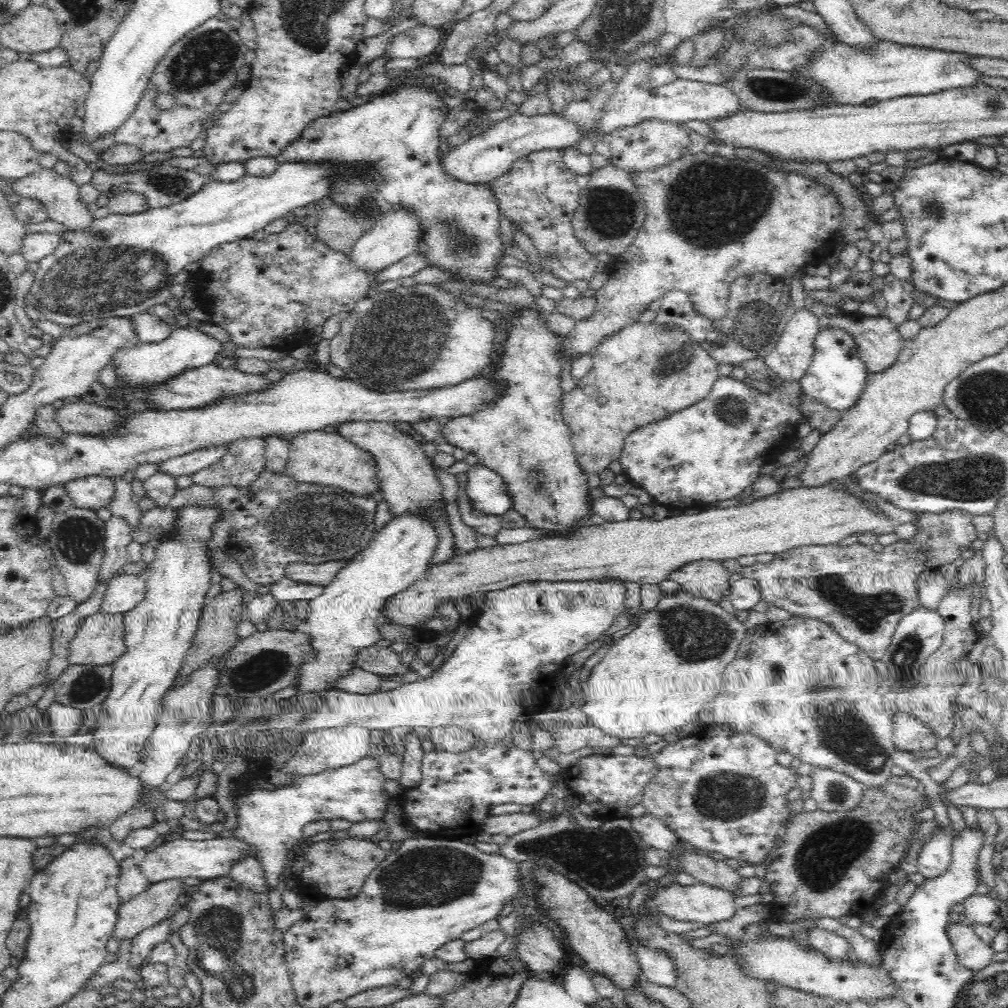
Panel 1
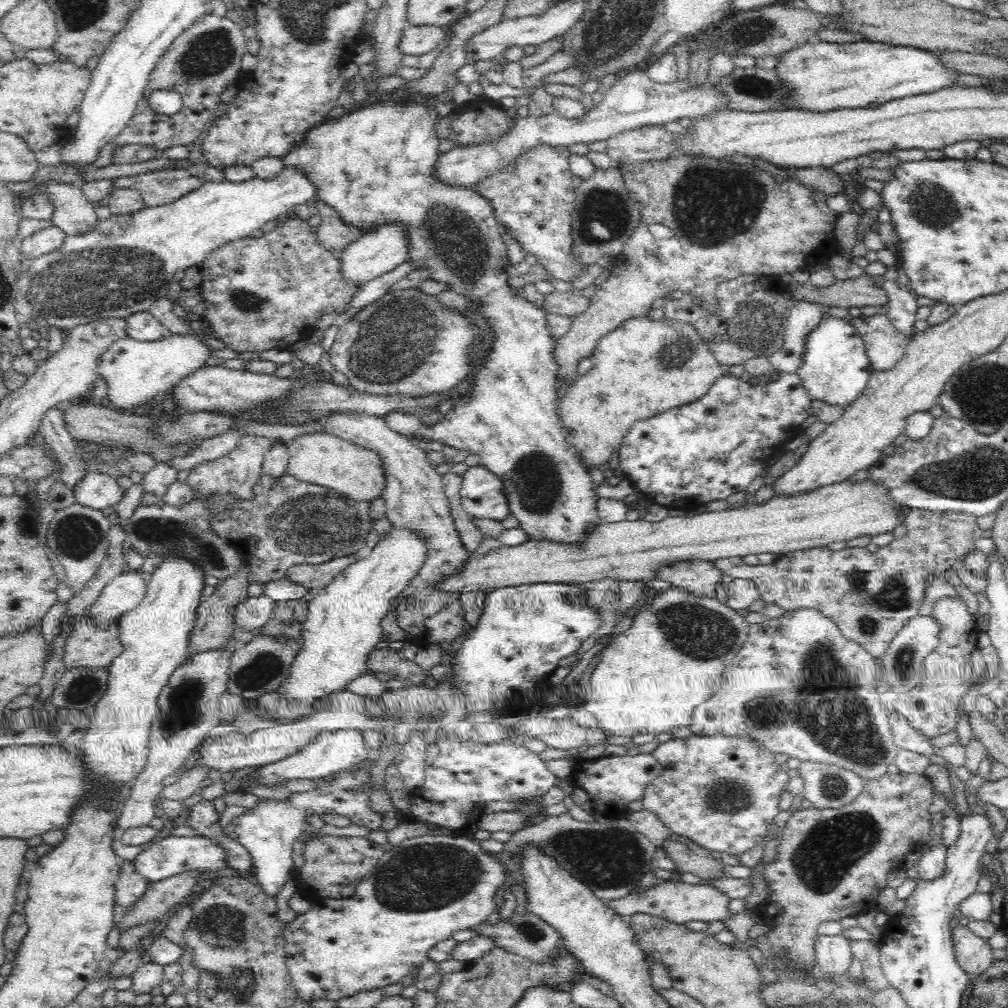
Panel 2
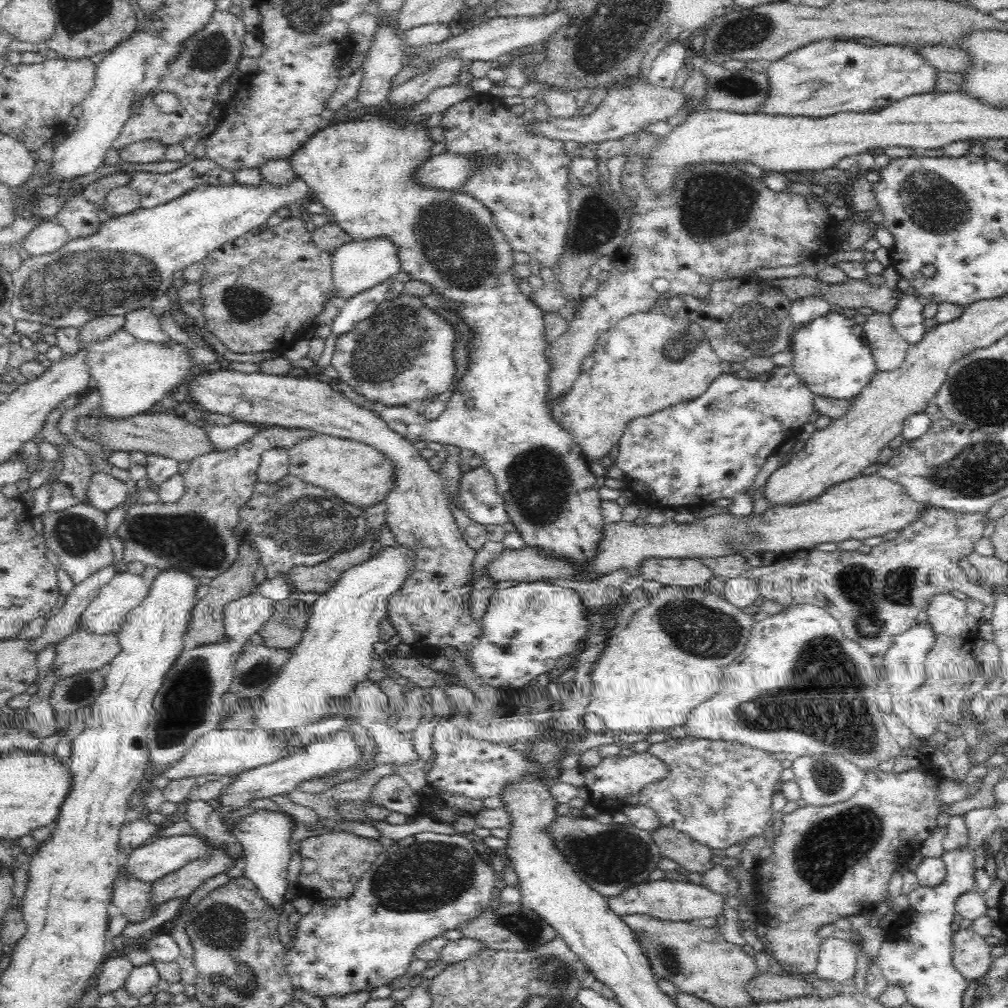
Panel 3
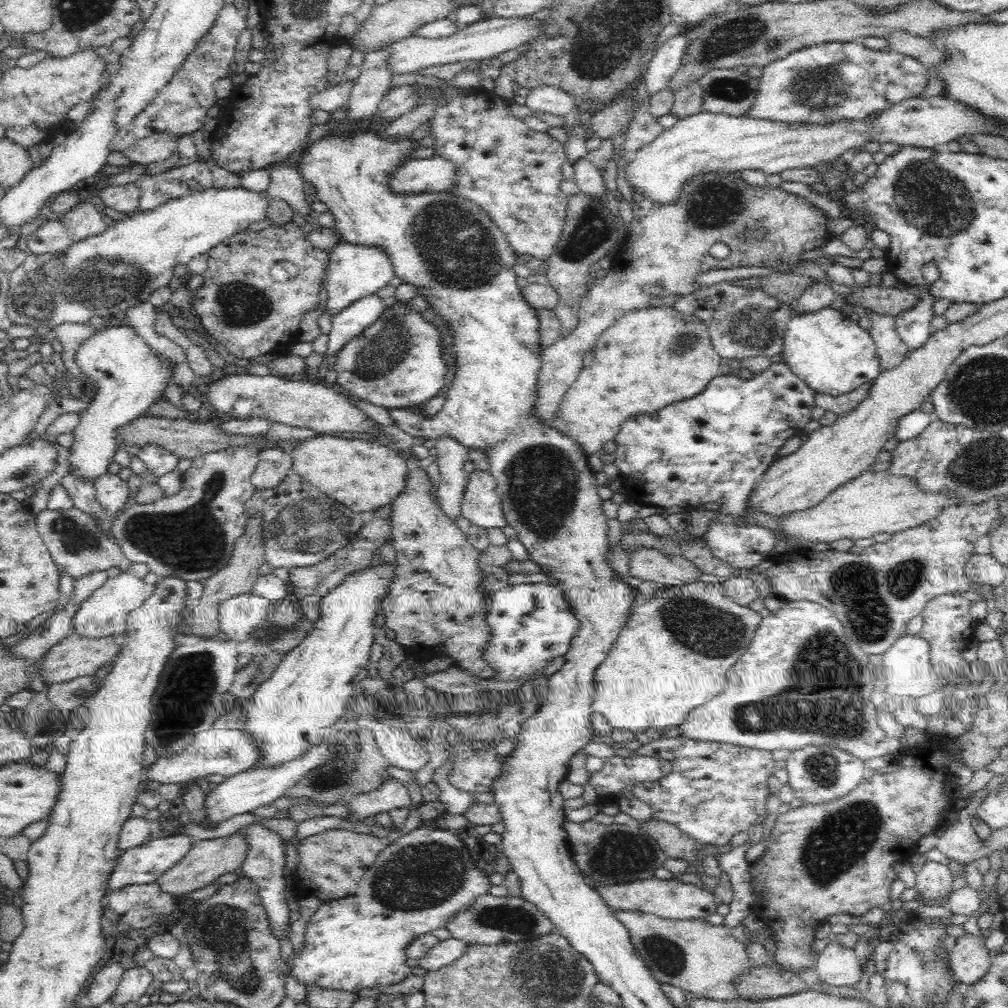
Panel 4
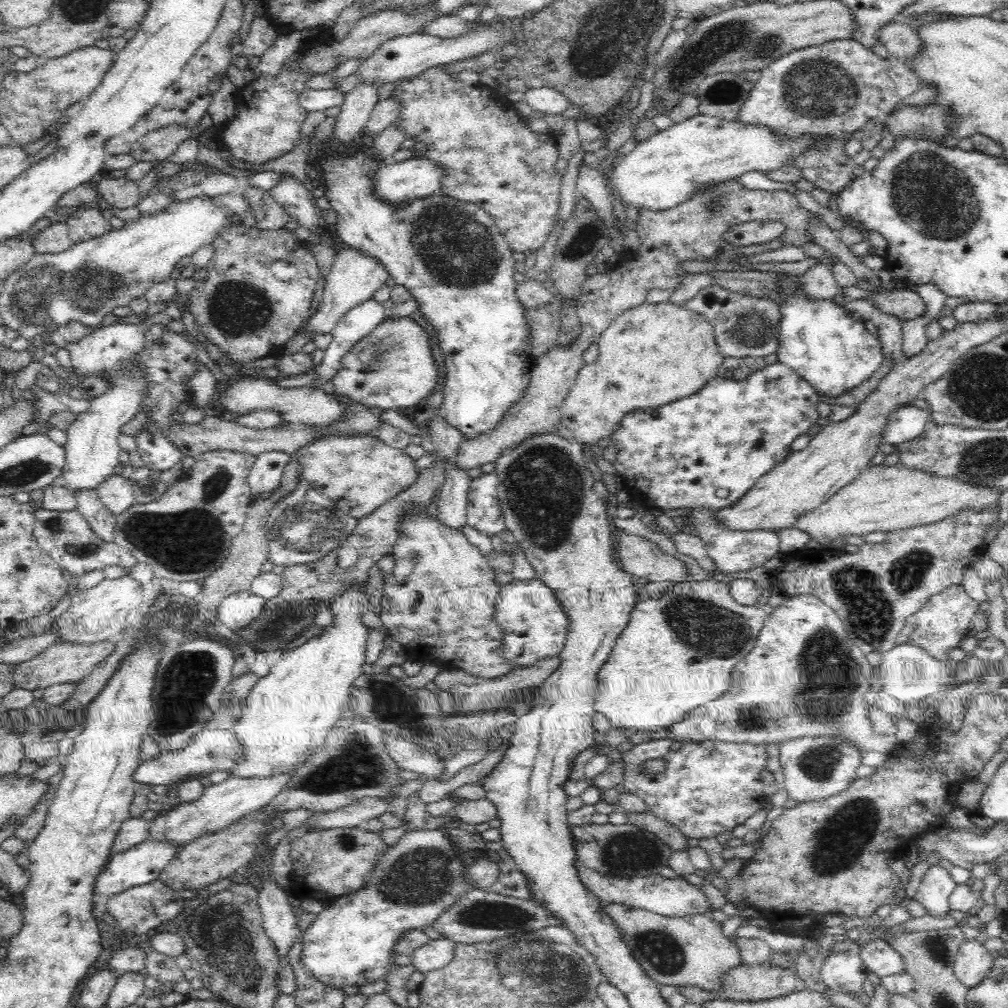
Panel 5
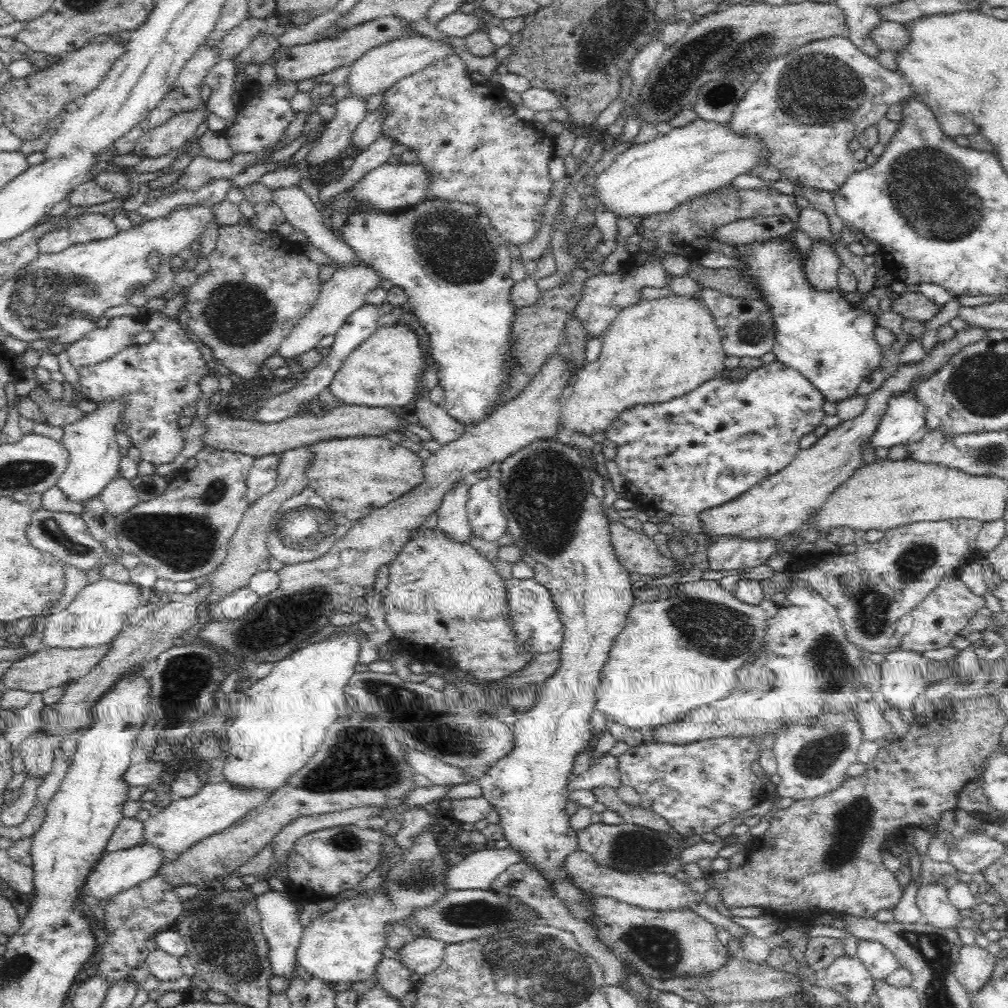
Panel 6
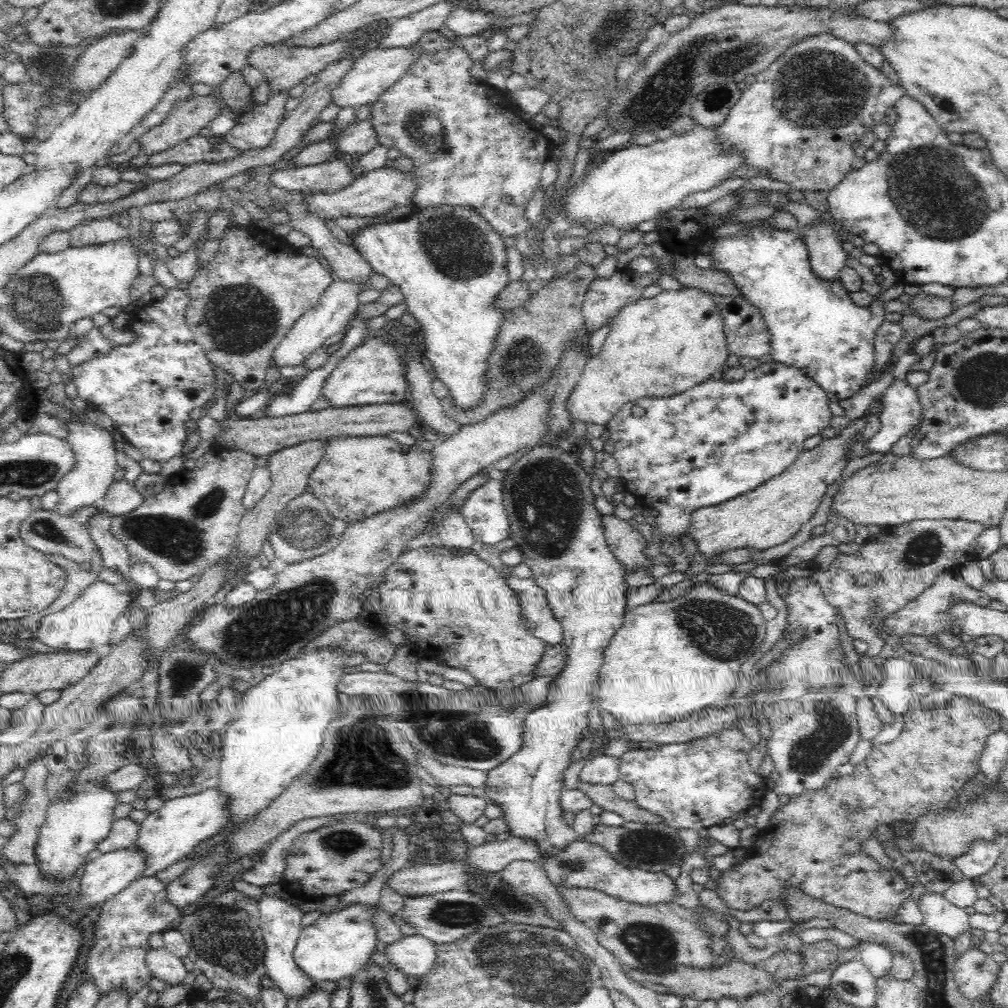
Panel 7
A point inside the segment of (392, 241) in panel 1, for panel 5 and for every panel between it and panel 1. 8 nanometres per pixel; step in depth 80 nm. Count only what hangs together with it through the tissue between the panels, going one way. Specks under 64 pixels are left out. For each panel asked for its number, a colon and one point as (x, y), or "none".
2: (380, 249)
3: (358, 265)
4: (354, 271)
5: (354, 277)

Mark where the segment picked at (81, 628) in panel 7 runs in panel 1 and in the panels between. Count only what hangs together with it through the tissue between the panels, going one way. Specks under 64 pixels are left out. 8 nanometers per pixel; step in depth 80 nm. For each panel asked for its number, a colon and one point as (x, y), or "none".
1: (125, 591)
2: (124, 592)
3: (126, 590)
4: (105, 613)
5: (96, 614)
6: (96, 615)

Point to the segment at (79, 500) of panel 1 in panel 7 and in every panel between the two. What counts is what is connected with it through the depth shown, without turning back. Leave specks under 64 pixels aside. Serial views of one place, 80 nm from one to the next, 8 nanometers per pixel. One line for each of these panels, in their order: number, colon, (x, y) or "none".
2: (96, 490)
3: (105, 492)
4: (111, 491)
5: (116, 492)
6: (119, 495)
7: (122, 497)

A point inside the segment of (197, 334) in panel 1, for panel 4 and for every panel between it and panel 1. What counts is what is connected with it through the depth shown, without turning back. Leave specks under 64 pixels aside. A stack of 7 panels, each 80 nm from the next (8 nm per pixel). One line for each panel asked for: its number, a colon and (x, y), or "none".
2: (135, 371)
3: (132, 375)
4: (130, 378)

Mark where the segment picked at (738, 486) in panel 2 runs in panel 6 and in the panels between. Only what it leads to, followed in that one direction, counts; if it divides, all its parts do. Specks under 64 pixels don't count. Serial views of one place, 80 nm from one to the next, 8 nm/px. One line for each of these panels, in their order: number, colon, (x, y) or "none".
3: (690, 454)
4: (714, 447)
5: (704, 452)
6: (695, 452)

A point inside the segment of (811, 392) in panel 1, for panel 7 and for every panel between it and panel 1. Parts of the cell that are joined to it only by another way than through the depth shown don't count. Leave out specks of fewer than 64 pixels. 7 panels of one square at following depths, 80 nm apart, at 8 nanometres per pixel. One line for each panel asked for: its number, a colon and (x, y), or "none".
2: (835, 369)
3: (831, 355)
4: (828, 350)
5: (828, 346)
6: (817, 333)
7: (814, 326)

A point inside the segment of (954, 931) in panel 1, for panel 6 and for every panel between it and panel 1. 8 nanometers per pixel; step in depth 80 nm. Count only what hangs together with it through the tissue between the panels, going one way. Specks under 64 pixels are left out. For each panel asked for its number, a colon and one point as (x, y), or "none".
2: (973, 954)
3: (971, 954)
4: (970, 960)
5: (973, 961)
6: (974, 966)

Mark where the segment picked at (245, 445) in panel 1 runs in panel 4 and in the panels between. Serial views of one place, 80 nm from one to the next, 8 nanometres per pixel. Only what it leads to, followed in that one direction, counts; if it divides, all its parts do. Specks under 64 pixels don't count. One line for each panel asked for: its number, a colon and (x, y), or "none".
2: (237, 472)
3: (194, 534)
4: (192, 534)

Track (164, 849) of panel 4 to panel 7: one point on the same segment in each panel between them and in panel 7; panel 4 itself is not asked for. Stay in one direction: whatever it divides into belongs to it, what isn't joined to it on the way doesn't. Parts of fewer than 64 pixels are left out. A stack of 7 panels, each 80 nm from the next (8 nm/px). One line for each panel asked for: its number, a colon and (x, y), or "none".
5: (141, 864)
6: (115, 872)
7: (104, 876)

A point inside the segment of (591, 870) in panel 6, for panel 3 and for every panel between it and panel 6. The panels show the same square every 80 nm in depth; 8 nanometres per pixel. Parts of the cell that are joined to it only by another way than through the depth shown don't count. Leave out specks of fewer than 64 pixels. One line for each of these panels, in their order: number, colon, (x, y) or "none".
3: (677, 901)
4: (671, 899)
5: (676, 897)

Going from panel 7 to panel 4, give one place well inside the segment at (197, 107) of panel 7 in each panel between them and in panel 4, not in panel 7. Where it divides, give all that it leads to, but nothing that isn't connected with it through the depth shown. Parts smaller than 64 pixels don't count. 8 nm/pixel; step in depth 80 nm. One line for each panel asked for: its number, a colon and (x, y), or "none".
4: (157, 147)
5: (158, 145)
6: (172, 135)

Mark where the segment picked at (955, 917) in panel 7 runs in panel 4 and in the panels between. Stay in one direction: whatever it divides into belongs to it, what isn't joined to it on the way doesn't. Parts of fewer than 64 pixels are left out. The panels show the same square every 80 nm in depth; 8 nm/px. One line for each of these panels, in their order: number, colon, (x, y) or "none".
4: (934, 881)
5: (936, 885)
6: (932, 899)

